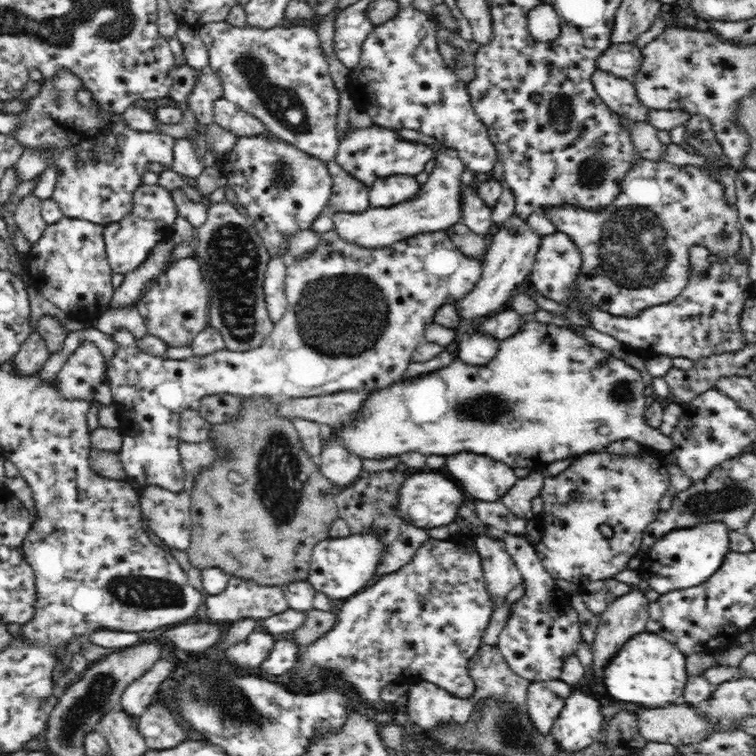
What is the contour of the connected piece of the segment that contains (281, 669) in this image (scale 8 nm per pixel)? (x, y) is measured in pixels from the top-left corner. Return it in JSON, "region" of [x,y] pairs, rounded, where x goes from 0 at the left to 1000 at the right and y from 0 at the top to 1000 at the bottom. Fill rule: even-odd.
{"region":[[[366,847],[343,884],[353,896],[372,898],[378,889],[384,889],[384,885],[389,884],[390,870],[396,862],[397,854],[393,854],[388,847]]]}

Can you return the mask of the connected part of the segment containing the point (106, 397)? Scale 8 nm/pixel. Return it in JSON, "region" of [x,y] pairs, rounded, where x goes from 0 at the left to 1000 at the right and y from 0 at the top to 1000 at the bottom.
{"region":[[[112,450],[102,462],[73,497],[78,522],[90,530],[112,529],[116,533],[131,532],[135,536],[144,536],[149,532],[149,524],[140,497],[142,475],[127,458],[127,454],[122,451]]]}

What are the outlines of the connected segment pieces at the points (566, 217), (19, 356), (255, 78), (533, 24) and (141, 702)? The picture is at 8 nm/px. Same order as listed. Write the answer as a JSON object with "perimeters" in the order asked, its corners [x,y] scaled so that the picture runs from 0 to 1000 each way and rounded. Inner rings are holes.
{"perimeters":[[[[847,209],[828,229],[824,235],[823,250],[815,265],[810,270],[802,271],[792,278],[787,276],[771,276],[759,271],[725,271],[720,276],[724,290],[729,296],[733,296],[737,307],[754,312],[754,316],[762,323],[762,327],[769,332],[769,340],[771,341],[770,360],[767,366],[769,388],[774,389],[778,397],[783,398],[783,402],[794,403],[796,409],[806,413],[812,418],[840,419],[856,407],[870,405],[872,402],[881,402],[882,398],[892,397],[897,390],[897,386],[902,388],[902,384],[907,381],[910,368],[910,352],[913,348],[913,328],[915,325],[931,325],[939,335],[944,336],[974,336],[980,328],[980,306],[983,304],[981,296],[978,291],[978,284],[974,274],[966,272],[958,262],[956,246],[946,238],[946,230],[948,225],[935,225],[931,220],[907,220],[907,222],[899,222],[893,217],[886,217],[878,212],[864,213]]],[[[48,438],[38,442],[26,464],[20,470],[19,491],[26,497],[42,497],[53,491],[66,467],[60,450]]],[[[279,28],[262,37],[263,46],[275,62],[276,87],[290,103],[295,116],[295,128],[315,138],[320,147],[341,155],[357,177],[384,187],[384,190],[402,201],[419,206],[431,217],[442,212],[447,196],[444,173],[444,149],[450,138],[450,120],[446,119],[437,101],[435,81],[425,65],[425,56],[418,40],[402,32],[384,34],[358,34],[357,37],[315,37],[302,29]]],[[[713,1],[697,17],[697,40],[712,56],[730,56],[742,48],[742,24],[728,4]]],[[[212,870],[196,889],[165,910],[159,926],[161,934],[159,939],[175,950],[184,950],[208,923],[209,906],[217,902],[231,884],[233,877],[229,870]]]]}

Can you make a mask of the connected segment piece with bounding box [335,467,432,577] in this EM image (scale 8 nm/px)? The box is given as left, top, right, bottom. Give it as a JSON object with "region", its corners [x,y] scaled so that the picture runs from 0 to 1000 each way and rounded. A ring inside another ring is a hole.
{"region":[[[526,618],[516,624],[480,623],[471,638],[444,649],[446,679],[459,690],[463,706],[487,706],[487,704],[499,706],[499,712],[509,722],[509,731],[504,735],[496,754],[499,763],[529,754],[548,738],[553,725],[571,712],[569,701],[549,697],[536,687],[529,687],[522,677],[524,652],[528,642],[542,630],[542,624],[542,622],[532,624]]]}

